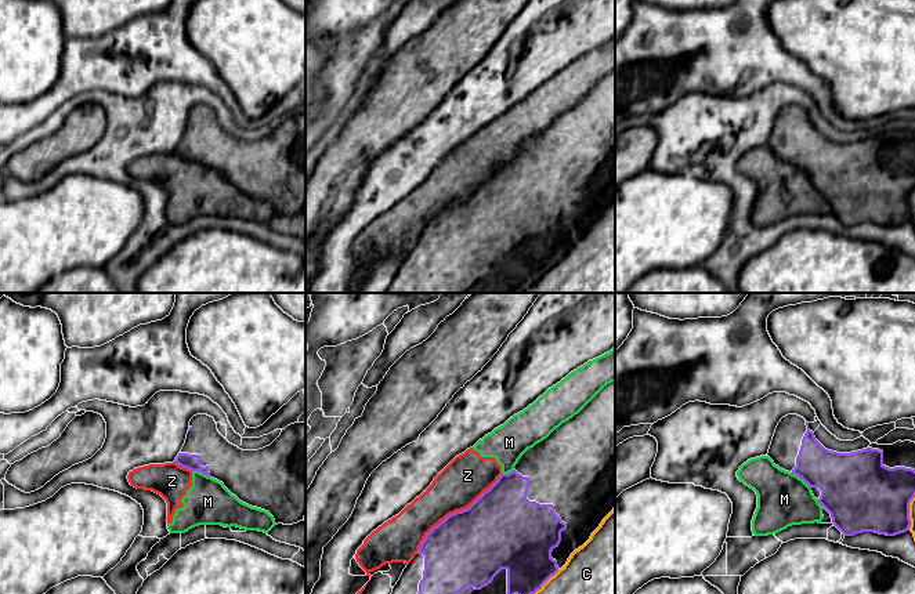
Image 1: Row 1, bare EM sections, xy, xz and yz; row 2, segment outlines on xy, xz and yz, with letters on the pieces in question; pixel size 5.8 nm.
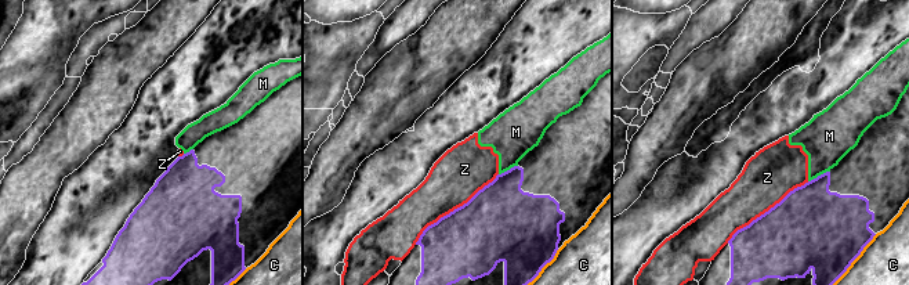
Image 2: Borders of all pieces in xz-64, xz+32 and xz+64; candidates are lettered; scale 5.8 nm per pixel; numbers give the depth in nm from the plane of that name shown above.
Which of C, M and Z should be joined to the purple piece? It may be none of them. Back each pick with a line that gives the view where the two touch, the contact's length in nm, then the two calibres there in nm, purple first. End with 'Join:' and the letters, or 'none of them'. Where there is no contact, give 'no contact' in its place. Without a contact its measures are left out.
Join: none of them

